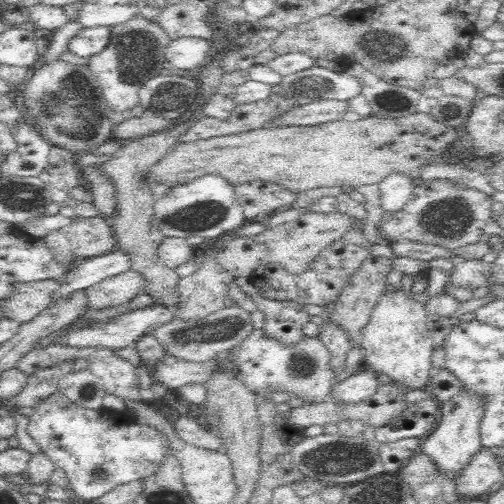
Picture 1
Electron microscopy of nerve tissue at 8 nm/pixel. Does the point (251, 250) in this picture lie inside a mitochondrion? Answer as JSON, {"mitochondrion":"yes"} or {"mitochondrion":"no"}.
{"mitochondrion":"no"}

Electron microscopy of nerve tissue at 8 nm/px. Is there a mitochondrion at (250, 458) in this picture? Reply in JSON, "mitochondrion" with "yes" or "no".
{"mitochondrion":"no"}

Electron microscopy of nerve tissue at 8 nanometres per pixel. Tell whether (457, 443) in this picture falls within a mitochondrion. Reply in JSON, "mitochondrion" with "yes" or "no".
{"mitochondrion":"no"}

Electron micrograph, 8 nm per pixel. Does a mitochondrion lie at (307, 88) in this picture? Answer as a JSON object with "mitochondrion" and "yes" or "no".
{"mitochondrion":"yes"}

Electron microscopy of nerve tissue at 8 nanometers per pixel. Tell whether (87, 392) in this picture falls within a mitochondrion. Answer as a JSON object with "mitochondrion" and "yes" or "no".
{"mitochondrion":"yes"}

